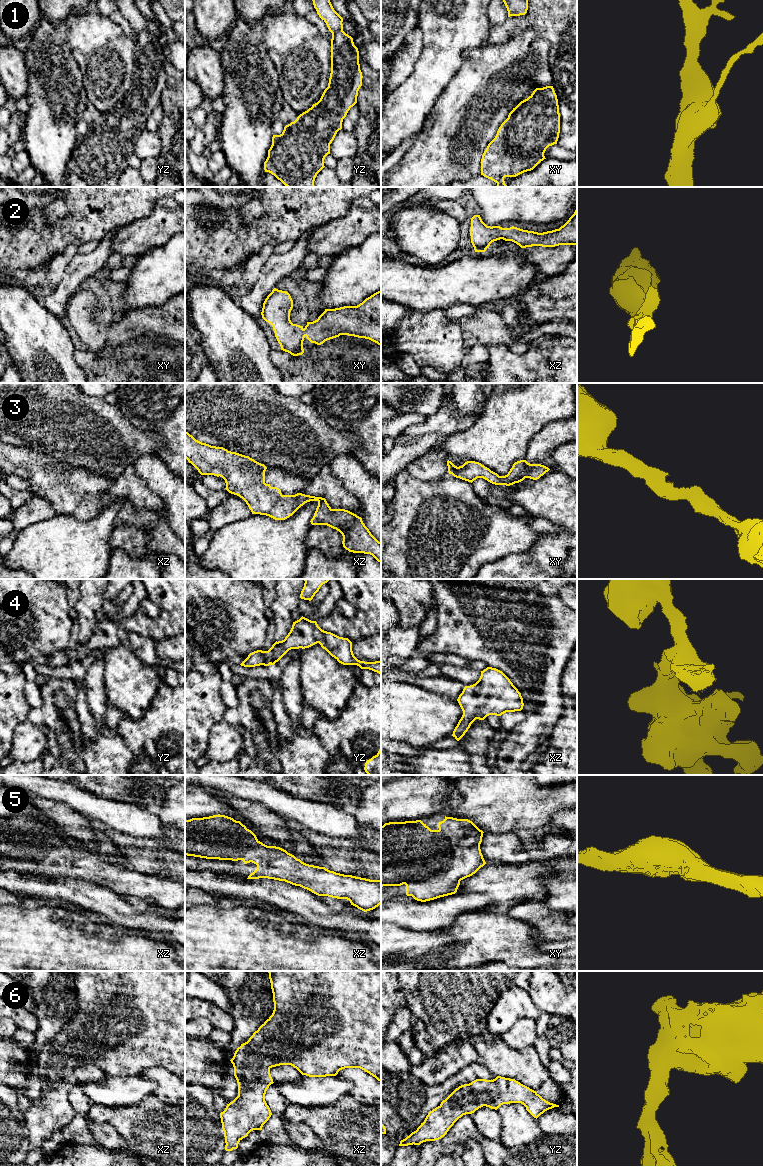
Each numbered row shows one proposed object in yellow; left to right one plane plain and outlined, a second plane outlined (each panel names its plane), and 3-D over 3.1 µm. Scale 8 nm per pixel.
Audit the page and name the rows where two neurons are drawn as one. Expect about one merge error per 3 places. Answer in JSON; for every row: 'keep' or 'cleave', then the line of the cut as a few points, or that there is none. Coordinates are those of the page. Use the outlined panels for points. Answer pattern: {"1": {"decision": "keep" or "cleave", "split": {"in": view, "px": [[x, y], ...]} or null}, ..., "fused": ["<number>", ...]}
{"1": {"decision": "keep", "split": null}, "2": {"decision": "keep", "split": null}, "3": {"decision": "keep", "split": null}, "4": {"decision": "keep", "split": null}, "5": {"decision": "keep", "split": null}, "6": {"decision": "keep", "split": null}, "fused": []}

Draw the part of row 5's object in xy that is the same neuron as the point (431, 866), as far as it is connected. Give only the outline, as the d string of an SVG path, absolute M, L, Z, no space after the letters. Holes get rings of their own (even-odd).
M446 817L438 823L438 830L431 830L421 820L405 822L389 822L381 826L381 887L406 885L406 895L412 896L415 900L426 902L440 897L455 894L460 885L460 881L475 874L486 862L481 853L480 844L482 842L483 831L468 819L457 819Z

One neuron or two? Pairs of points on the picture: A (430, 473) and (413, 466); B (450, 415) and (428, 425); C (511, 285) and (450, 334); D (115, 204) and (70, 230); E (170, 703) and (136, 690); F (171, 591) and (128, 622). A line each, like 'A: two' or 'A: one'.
A: one
B: one
C: two
D: one
E: two
F: one

